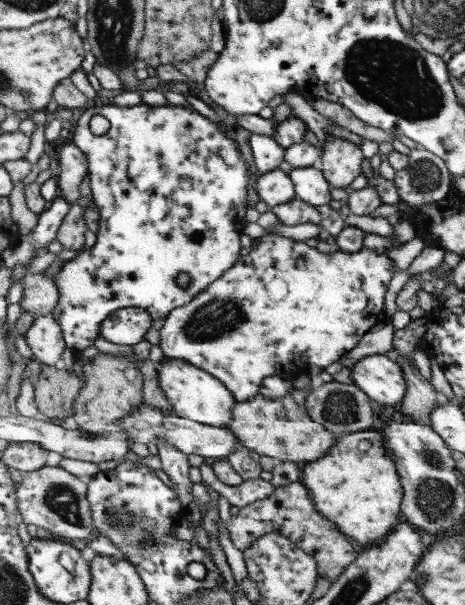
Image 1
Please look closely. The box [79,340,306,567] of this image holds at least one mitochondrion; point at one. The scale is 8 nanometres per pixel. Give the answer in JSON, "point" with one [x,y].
{"point":[135,527]}

